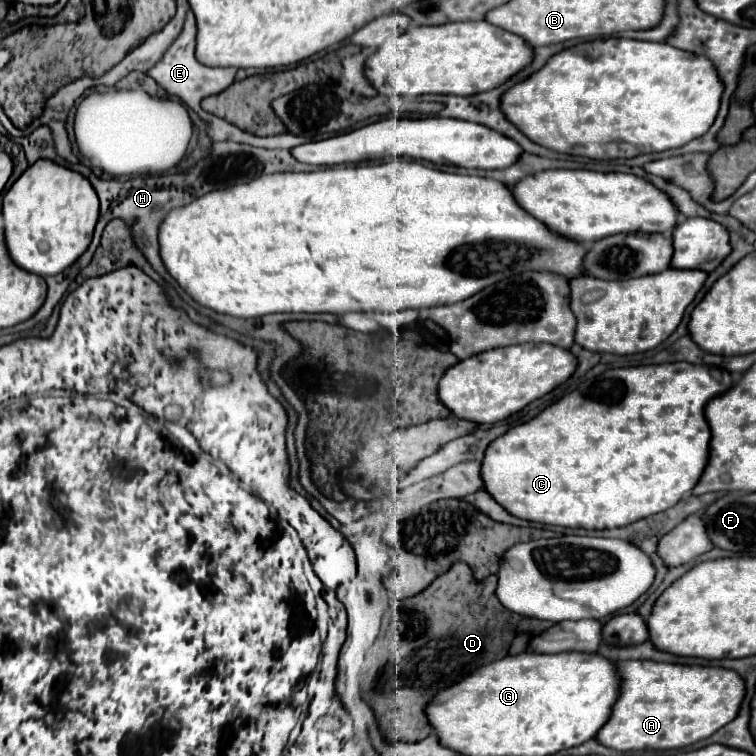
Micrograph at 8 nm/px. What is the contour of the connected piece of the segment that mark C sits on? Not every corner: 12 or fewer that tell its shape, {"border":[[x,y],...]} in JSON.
{"border":[[612,368],[482,460],[512,516],[628,526],[708,462],[732,374]]}

